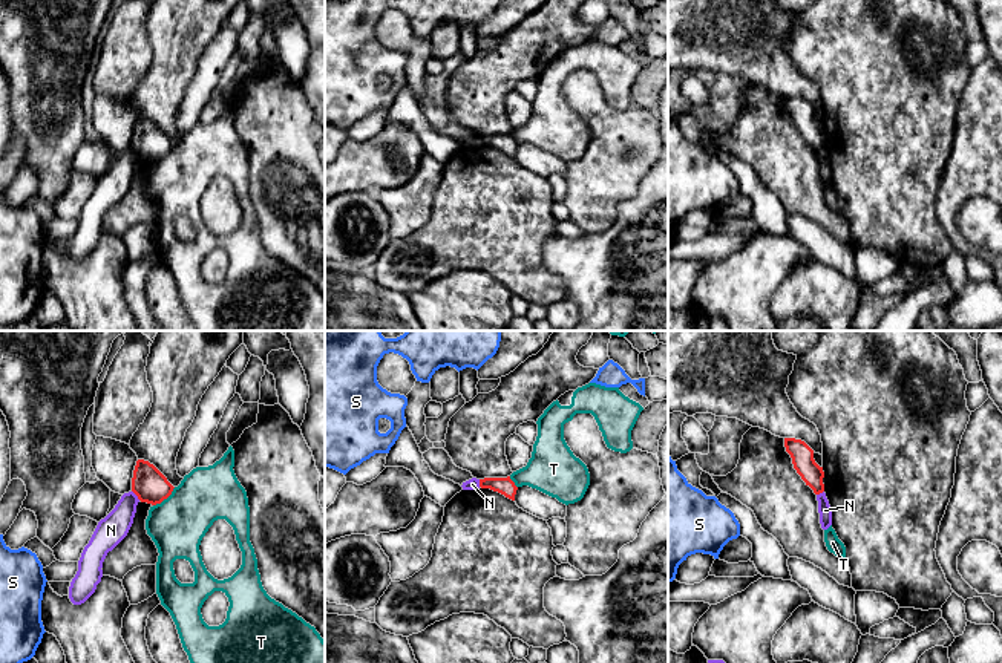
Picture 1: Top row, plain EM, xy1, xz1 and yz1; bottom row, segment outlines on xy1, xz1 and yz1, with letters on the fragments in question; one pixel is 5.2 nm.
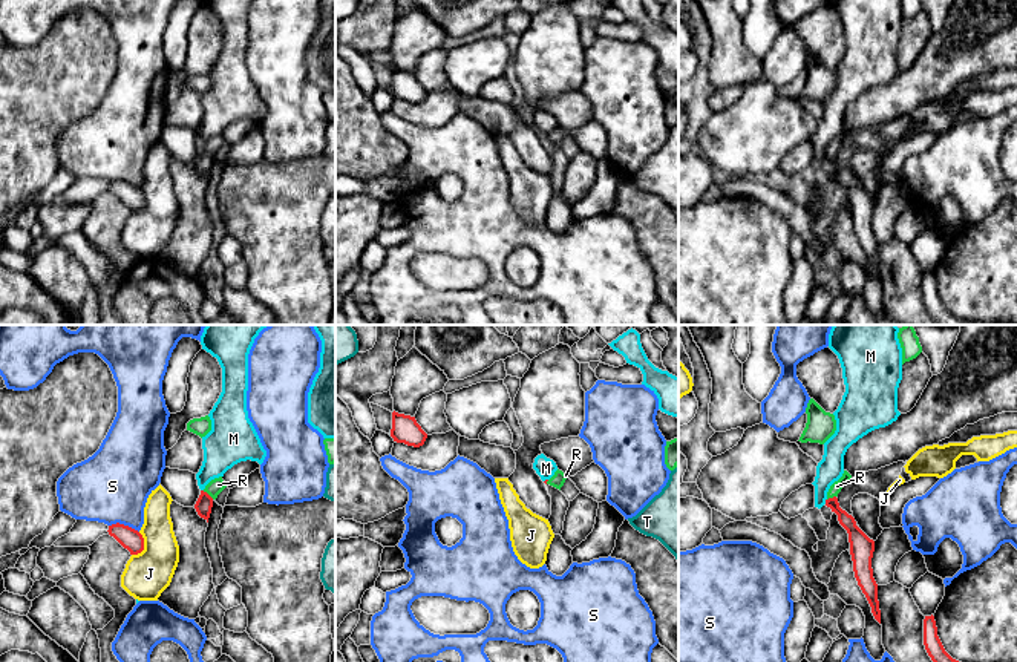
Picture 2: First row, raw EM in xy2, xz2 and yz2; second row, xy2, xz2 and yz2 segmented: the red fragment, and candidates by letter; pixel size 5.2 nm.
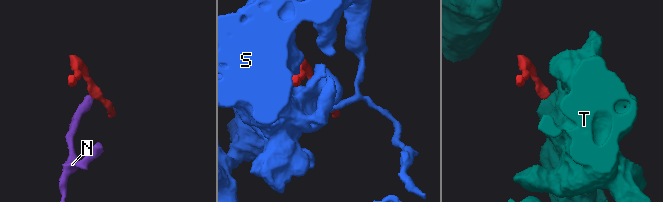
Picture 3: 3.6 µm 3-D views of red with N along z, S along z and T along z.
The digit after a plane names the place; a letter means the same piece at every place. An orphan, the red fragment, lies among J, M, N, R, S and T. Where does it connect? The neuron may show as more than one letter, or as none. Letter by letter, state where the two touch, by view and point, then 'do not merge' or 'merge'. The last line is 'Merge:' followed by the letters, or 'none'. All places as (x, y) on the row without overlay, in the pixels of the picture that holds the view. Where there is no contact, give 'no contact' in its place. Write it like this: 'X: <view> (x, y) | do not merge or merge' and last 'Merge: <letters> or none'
J: xy2 (143, 203) | do not merge
M: yz2 (826, 158) | do not merge
N: xy1 (135, 150) | do not merge
R: xy2 (207, 150) | merge
S: xy2 (123, 181) | do not merge
T: xy1 (164, 155) | do not merge
Merge: R

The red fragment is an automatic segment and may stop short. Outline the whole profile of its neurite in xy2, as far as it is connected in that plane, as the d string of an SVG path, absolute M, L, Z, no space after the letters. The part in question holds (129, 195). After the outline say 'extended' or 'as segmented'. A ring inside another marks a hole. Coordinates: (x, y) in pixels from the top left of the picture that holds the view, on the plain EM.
M112 181L109 182L109 192L113 193L124 205L130 208L130 211L138 211L144 207L144 195L142 192L124 181Z; as segmented

